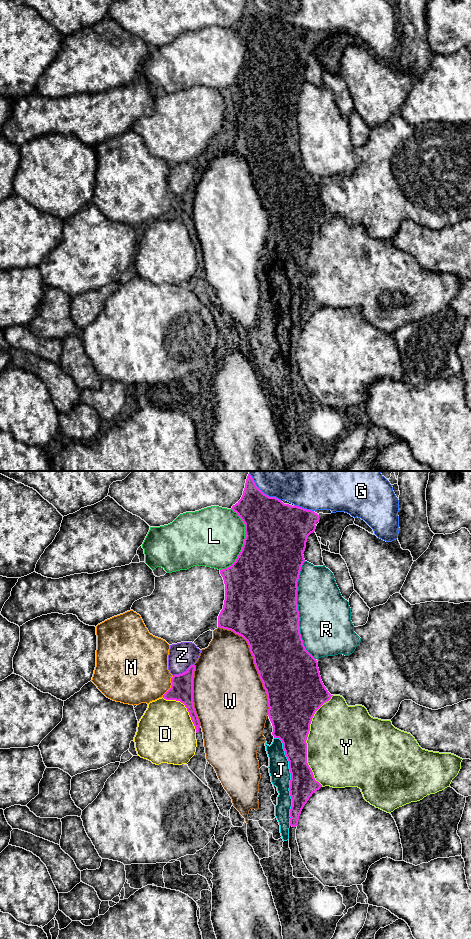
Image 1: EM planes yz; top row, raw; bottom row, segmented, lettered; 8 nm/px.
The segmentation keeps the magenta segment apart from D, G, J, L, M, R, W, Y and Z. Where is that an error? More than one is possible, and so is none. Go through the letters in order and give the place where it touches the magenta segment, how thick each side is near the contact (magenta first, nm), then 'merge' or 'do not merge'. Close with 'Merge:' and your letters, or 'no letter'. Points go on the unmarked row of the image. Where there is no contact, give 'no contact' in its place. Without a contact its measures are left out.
D: contact yz (186, 227); calibres 180 and 440 nm; do not merge
G: contact yz (265, 14); calibres 400 and 190 nm; do not merge
J: contact yz (290, 300); calibres 200 and 160 nm; merge
L: contact yz (244, 62); calibres 500 and 480 nm; do not merge
M: contact yz (171, 206); calibres 180 and 440 nm; do not merge
R: contact yz (297, 130); calibres 500 and 420 nm; do not merge
W: contact yz (254, 183); calibres 440 and 500 nm; do not merge
Y: contact yz (306, 259); calibres 340 and 480 nm; do not merge
Z: contact yz (184, 192); calibres 180 and 220 nm; do not merge
Merge: J

